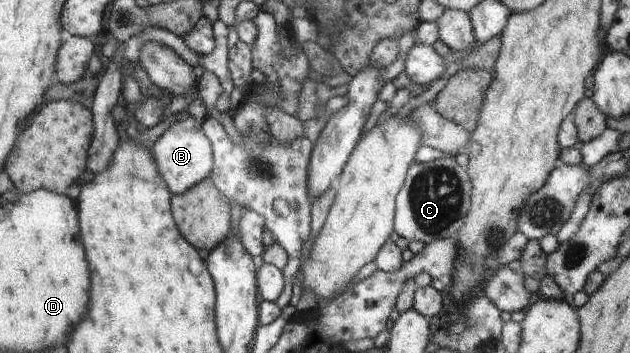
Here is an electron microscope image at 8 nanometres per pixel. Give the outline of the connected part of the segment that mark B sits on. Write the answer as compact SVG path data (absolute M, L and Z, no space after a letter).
M192 115L171 125L151 148L161 176L165 178L166 186L174 196L189 192L191 188L212 175L212 151L212 142L204 132L204 126Z

